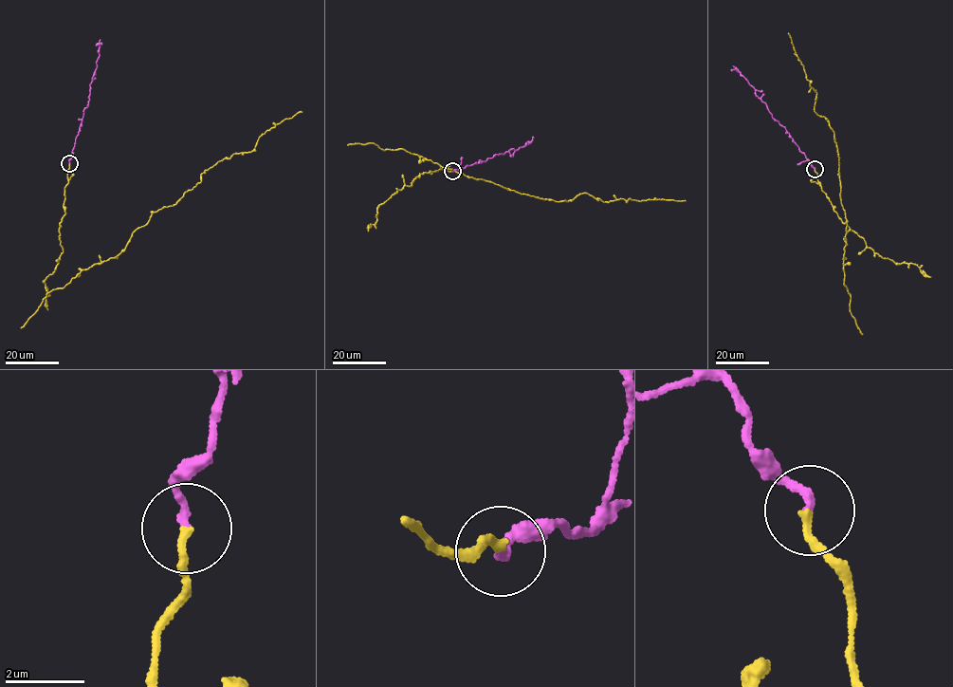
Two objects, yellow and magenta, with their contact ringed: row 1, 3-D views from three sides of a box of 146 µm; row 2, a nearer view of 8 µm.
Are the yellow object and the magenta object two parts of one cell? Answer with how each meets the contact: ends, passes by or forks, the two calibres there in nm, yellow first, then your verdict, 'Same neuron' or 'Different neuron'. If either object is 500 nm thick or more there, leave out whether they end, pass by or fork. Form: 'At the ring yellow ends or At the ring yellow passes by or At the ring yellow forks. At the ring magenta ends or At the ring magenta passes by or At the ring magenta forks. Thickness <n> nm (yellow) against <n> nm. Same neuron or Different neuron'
At the ring yellow ends. At the ring magenta ends. Thickness 200 nm (yellow) against 190 nm. Same neuron

